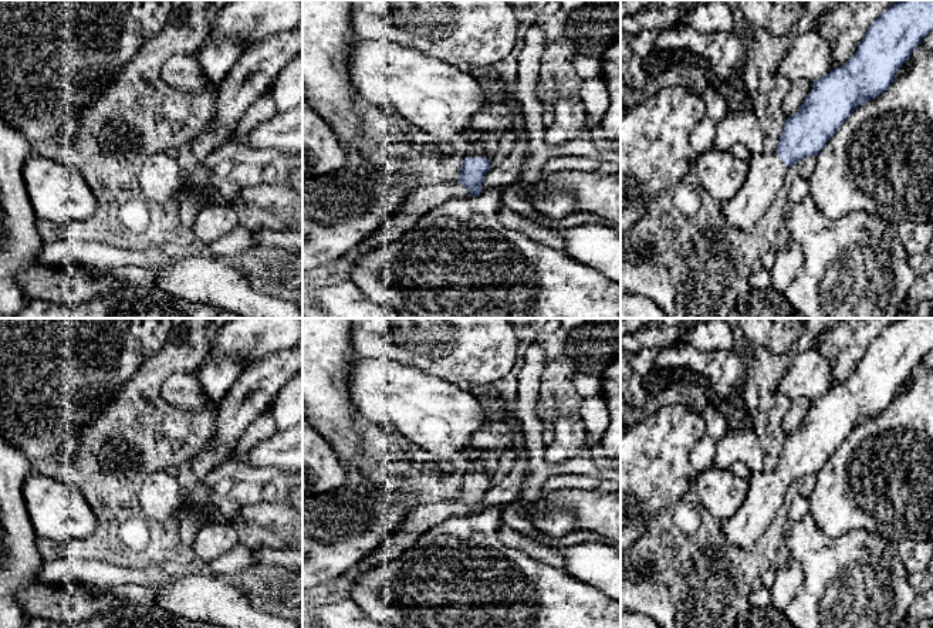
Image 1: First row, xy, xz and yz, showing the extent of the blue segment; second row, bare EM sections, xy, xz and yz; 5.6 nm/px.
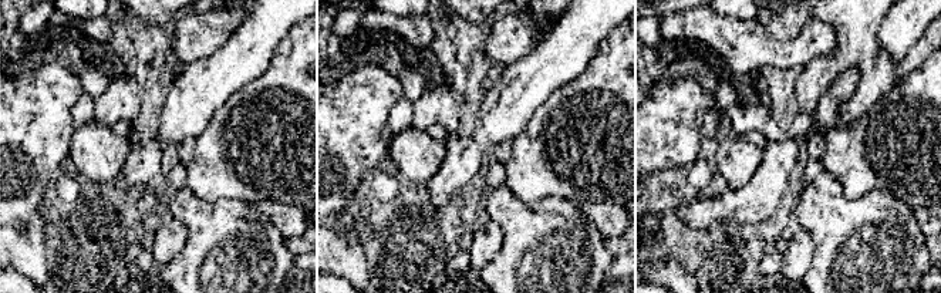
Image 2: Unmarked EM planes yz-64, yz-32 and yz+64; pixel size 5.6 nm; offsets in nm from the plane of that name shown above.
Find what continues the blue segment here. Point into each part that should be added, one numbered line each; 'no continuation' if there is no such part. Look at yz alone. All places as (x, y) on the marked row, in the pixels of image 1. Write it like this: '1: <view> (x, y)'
1: yz (767, 174)

